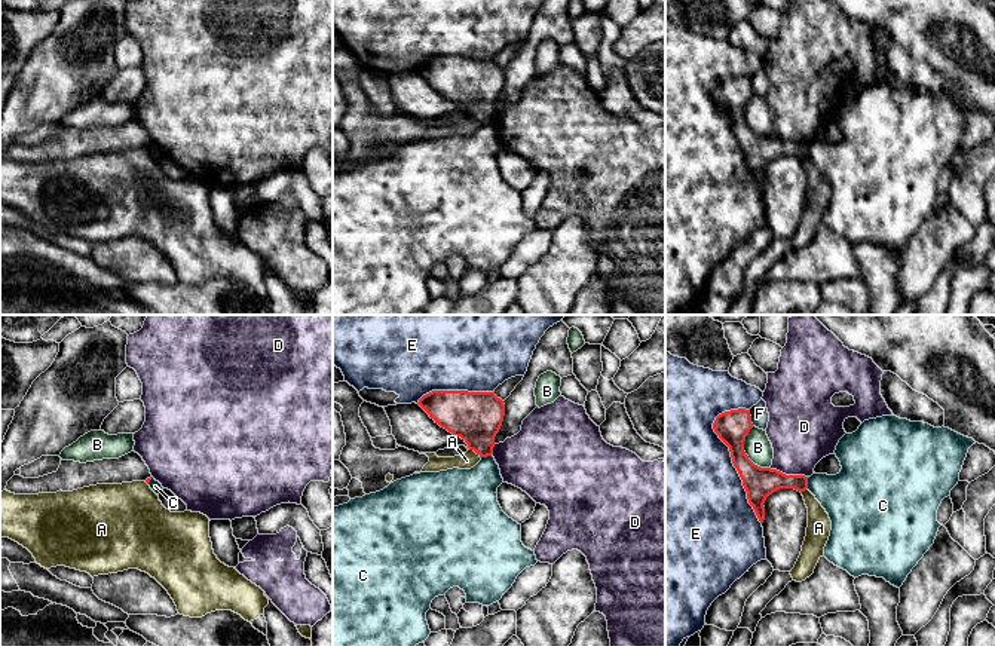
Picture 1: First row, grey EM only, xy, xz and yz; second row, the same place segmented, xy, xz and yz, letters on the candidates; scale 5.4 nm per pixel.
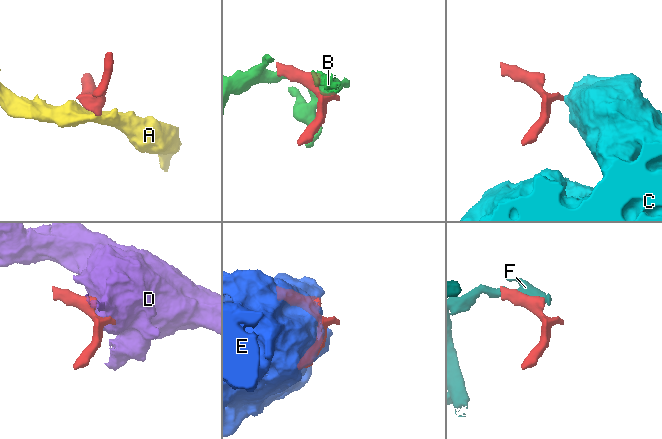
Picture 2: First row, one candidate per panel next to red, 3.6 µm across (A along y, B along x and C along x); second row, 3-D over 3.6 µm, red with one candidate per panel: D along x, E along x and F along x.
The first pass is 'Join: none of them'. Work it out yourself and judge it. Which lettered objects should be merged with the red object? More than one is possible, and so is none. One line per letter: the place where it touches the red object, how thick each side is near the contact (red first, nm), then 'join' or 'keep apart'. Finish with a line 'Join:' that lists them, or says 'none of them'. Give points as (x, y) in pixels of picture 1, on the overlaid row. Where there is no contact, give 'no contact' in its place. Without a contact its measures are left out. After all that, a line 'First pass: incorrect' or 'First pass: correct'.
A: meets red in xz at (474, 450); 280 nm thick on the red side, 90 nm on the other; keep apart
B: meets red in yz at (744, 453); 180 nm thick on the red side, 150 nm on the other; keep apart
C: meets red in yz at (807, 483); 160 nm thick on the red side, 300 nm on the other; keep apart
D: meets red in yz at (789, 475); 170 nm thick on the red side, 360 nm on the other; keep apart
E: meets red in yz at (734, 465); 180 nm thick on the red side, 500 nm on the other; keep apart
F: meets red in yz at (750, 418); 180 nm thick on the red side, 100 nm on the other; keep apart
Join: none of them
First pass: correct

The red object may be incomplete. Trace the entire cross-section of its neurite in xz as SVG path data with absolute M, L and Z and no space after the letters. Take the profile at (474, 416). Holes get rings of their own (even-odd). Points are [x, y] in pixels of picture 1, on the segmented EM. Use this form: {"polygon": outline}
{"polygon": "M432 391L417 404L480 457L493 454L495 437L505 416L505 404L495 392Z"}

